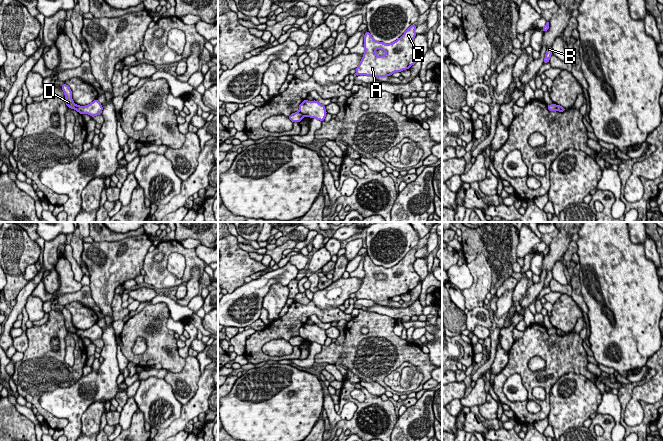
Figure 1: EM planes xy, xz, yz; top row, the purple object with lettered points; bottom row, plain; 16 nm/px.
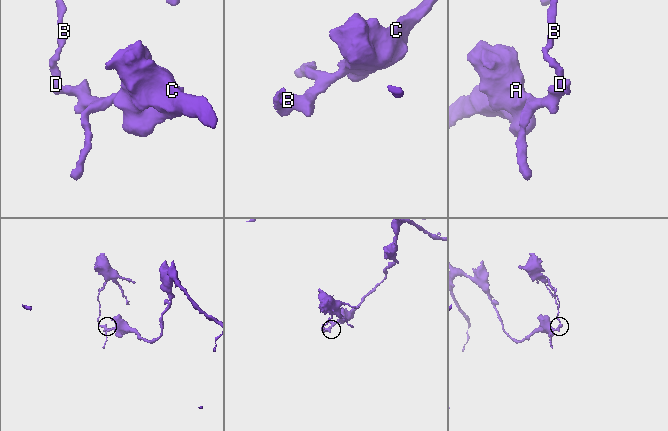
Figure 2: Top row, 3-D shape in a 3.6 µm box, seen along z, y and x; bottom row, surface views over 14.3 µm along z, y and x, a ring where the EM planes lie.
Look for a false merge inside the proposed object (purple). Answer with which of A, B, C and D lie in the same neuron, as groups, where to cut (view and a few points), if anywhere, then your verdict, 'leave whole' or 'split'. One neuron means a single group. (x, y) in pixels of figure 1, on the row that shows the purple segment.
A C / B D | xz (299, 111), (304, 115) | split

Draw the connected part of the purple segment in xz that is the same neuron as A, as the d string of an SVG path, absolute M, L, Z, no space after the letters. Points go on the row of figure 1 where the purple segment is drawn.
M412 24L399 39L390 44L375 41L366 31L364 35L365 52L356 68L355 76L385 77L394 72L409 69L420 57L413 43L416 27Z

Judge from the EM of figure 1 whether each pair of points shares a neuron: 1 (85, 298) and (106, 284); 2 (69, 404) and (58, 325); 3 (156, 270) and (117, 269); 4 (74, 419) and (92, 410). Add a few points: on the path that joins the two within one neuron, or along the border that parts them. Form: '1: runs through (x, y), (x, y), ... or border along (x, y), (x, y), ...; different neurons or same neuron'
1: border along (89, 285), (91, 298), (100, 310); different neurons
2: border along (82, 375), (68, 386), (58, 386), (44, 393); different neurons
3: border along (147, 252), (142, 268); different neurons
4: border along (99, 401), (94, 401), (83, 413), (80, 430); different neurons

